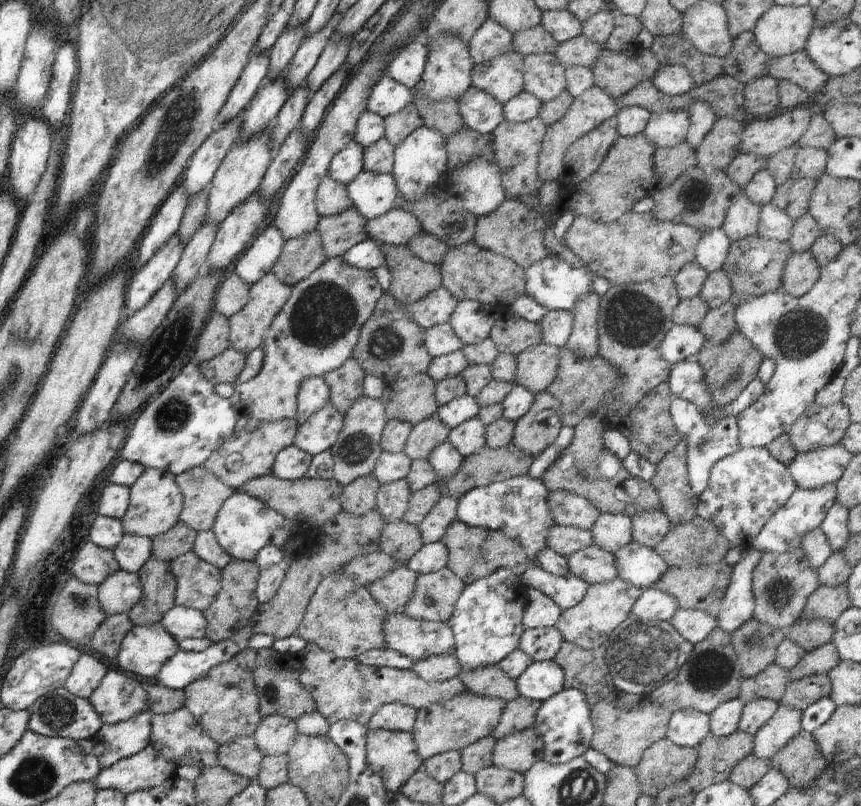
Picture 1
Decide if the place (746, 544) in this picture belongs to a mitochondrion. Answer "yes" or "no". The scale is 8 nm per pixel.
no

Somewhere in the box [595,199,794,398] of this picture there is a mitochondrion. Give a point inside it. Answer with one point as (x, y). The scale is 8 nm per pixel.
(632, 318)

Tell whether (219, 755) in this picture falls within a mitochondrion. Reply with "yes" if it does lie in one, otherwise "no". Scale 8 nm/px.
no

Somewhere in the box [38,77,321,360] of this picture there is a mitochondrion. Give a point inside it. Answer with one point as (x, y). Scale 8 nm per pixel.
(177, 122)

